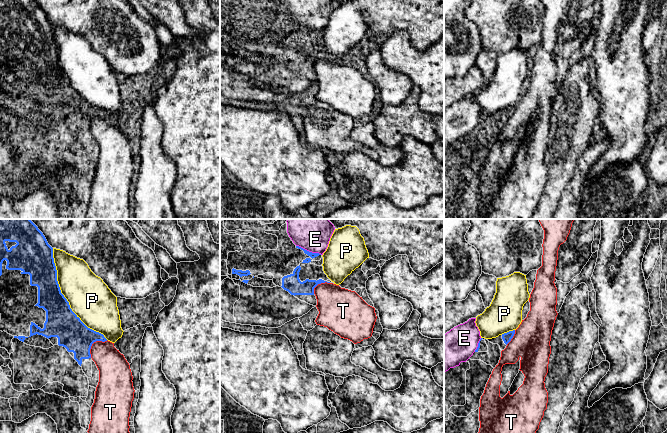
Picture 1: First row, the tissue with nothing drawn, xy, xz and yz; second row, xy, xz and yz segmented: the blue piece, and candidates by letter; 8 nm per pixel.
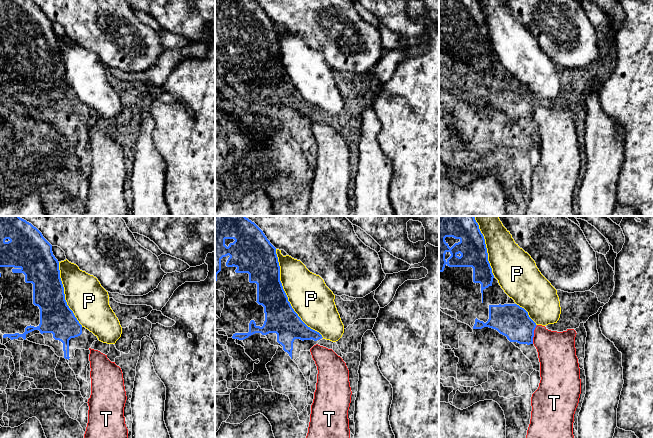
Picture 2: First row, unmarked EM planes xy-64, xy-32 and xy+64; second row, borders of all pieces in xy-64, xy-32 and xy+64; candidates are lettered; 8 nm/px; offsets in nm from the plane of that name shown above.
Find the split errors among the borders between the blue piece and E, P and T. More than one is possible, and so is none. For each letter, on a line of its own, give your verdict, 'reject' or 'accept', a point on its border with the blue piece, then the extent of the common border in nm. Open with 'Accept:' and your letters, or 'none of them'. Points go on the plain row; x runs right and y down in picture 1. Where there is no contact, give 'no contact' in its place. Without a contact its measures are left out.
Accept: E
E: accept; contact xz (308, 27); length 220 nm
P: reject; contact xy (64, 73); length 850 nm
T: reject; contact xy (93, 118); length 200 nm

